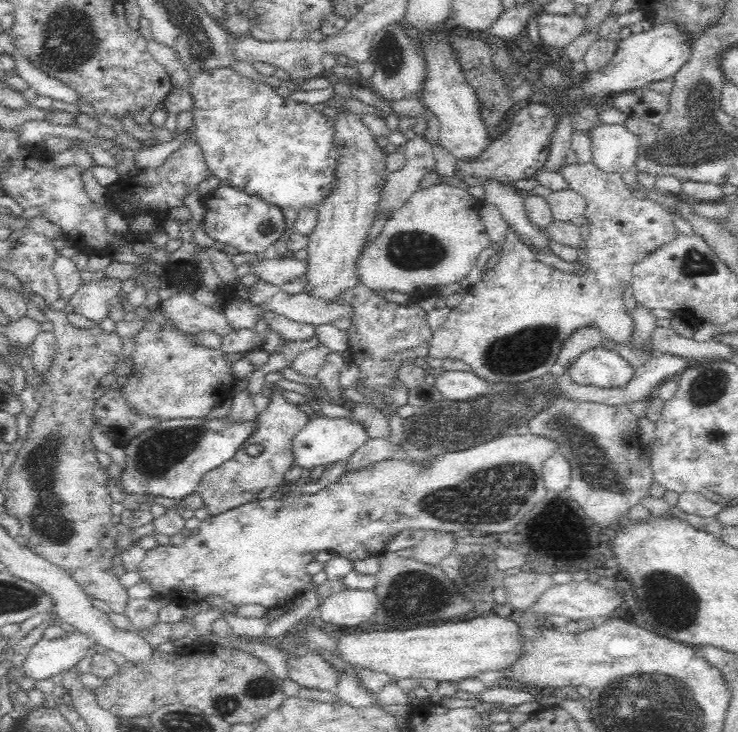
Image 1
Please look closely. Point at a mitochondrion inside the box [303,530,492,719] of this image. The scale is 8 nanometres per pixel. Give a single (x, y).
(411, 595)

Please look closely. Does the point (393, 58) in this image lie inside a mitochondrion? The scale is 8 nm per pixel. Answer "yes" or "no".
yes

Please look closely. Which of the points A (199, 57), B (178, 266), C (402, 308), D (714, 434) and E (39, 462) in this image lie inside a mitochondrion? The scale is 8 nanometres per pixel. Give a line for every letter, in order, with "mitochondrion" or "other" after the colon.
A: other
B: other
C: other
D: mitochondrion
E: mitochondrion

